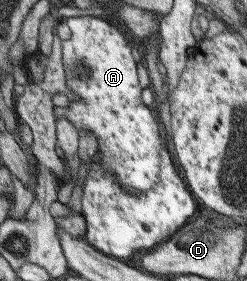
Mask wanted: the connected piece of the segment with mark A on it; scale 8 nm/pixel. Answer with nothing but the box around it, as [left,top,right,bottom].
[54,16,196,259]

